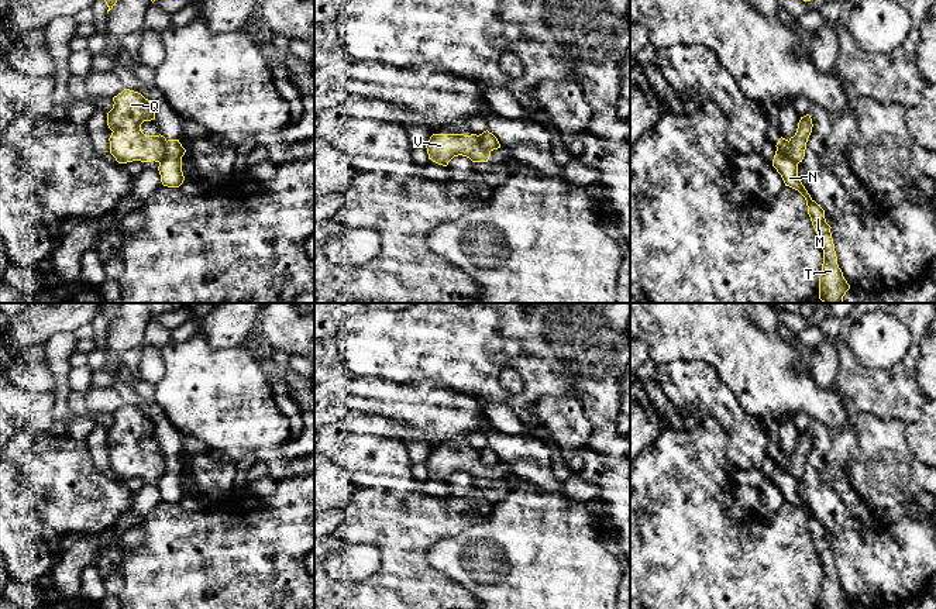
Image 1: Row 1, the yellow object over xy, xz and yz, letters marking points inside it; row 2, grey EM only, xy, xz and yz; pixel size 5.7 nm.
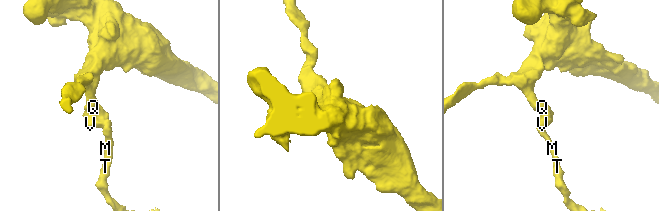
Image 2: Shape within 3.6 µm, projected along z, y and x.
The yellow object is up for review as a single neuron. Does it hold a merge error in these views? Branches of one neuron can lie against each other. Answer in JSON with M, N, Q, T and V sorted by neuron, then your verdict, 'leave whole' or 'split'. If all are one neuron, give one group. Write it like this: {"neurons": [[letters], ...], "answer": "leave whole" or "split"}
{"neurons": [["M", "N", "T"], ["Q", "V"]], "answer": "split"}

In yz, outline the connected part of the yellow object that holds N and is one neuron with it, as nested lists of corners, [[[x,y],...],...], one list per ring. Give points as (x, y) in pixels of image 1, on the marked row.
[[[781,137],[775,147],[777,151],[772,159],[772,166],[781,175],[785,186],[798,190],[805,197],[808,214],[823,250],[823,264],[819,276],[819,299],[823,303],[843,303],[843,296],[850,289],[850,285],[837,265],[830,233],[832,227],[826,223],[825,210],[811,197],[802,185],[798,176],[798,164],[789,156],[789,141]]]

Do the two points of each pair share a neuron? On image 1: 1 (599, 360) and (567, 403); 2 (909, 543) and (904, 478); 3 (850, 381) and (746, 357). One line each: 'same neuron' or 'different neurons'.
1: different neurons
2: different neurons
3: different neurons

